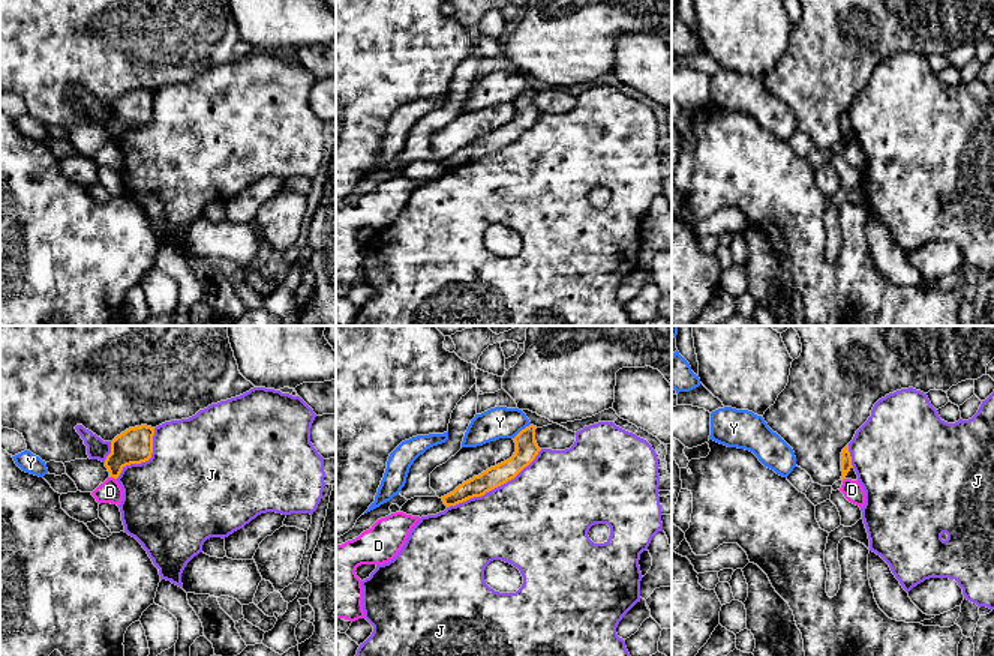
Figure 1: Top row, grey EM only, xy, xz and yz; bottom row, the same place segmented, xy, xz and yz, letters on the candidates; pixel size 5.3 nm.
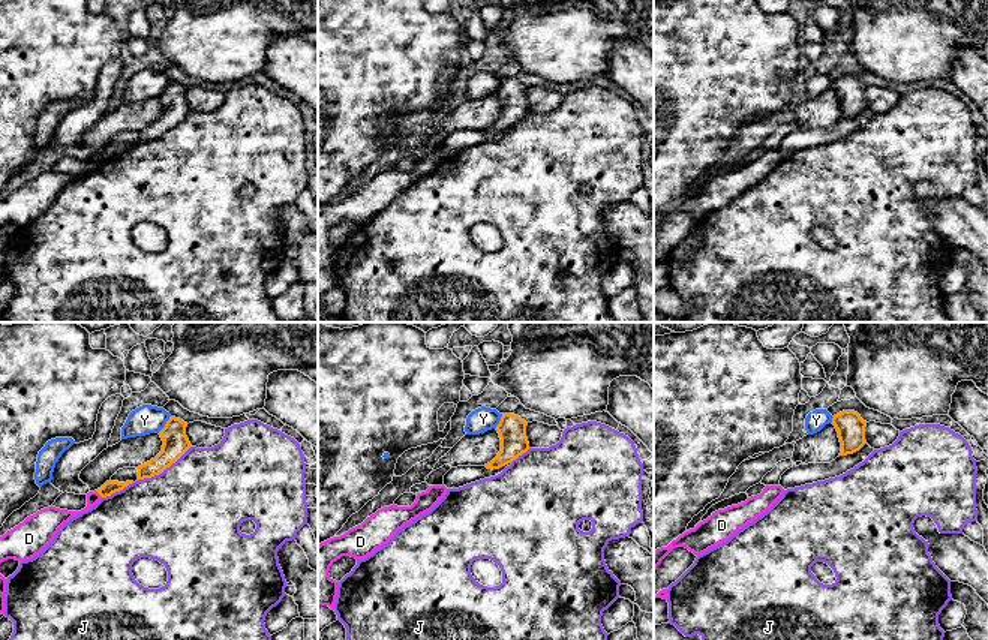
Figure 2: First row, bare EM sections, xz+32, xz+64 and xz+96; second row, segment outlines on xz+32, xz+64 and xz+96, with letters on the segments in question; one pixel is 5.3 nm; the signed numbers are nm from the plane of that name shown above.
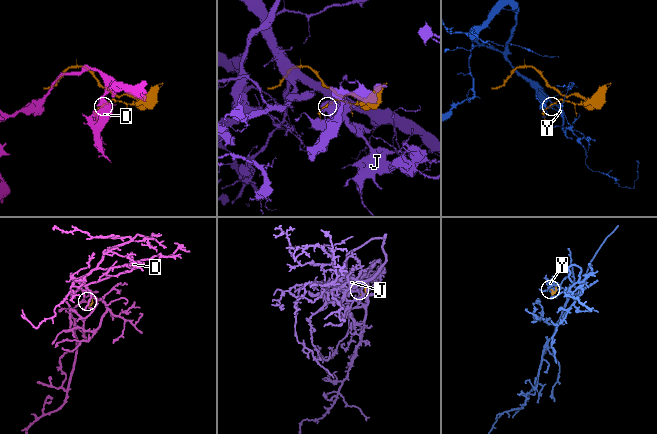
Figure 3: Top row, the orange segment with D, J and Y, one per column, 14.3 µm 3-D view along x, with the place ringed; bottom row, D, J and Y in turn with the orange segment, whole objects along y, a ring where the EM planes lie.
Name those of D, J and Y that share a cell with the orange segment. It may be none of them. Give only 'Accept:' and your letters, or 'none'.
Accept: none

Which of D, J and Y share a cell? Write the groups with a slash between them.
D / J / Y

